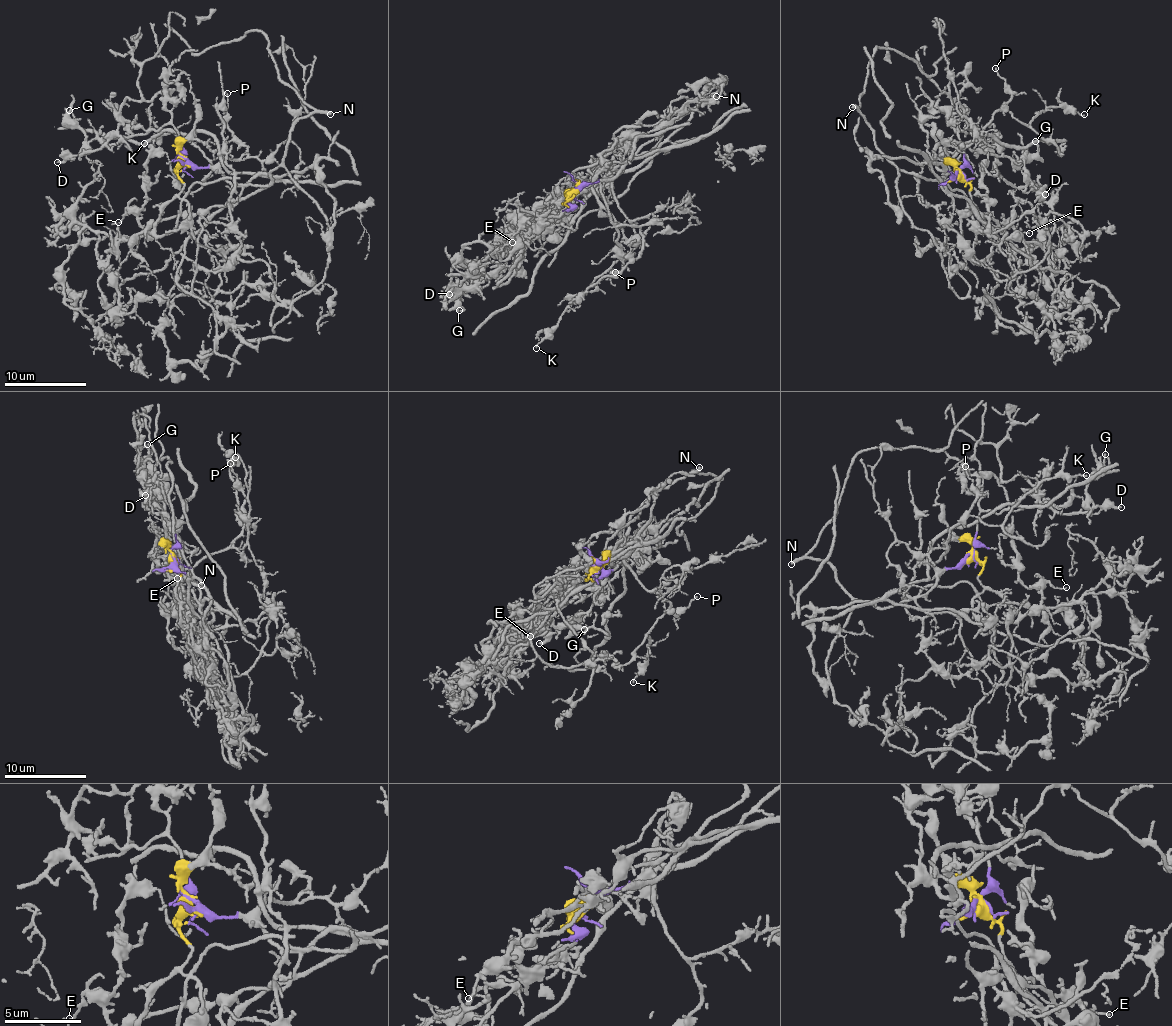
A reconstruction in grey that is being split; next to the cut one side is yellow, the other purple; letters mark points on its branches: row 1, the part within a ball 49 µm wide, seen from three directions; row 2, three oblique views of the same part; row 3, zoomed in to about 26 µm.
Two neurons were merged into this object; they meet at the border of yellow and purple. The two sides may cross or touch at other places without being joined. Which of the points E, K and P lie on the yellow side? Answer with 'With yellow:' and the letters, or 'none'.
With yellow: E

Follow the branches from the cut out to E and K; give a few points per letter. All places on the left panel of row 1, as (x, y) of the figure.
E: (185, 161), (178, 175), (184, 187), (174, 196), (150, 232), (127, 211), (118, 222)
K: (185, 161), (216, 166), (241, 156), (247, 146), (230, 141), (211, 159), (171, 132), (145, 143)

